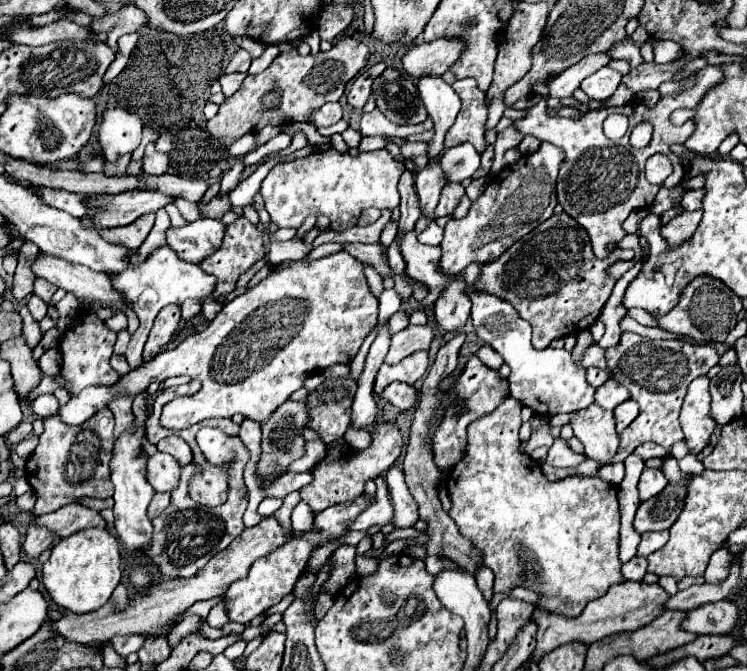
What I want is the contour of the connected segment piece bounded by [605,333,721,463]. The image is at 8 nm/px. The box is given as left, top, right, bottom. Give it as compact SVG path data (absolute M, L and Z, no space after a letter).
M623 333L615 347L605 349L605 359L609 369L613 371L613 377L621 385L629 387L631 399L637 401L641 407L637 421L633 421L633 425L629 425L619 435L621 443L619 443L619 453L613 459L615 463L627 459L629 453L645 441L663 445L669 451L677 441L683 441L683 431L679 425L679 409L687 385L695 377L709 373L709 369L719 363L721 355L713 345L695 345L689 341L653 341L635 333Z

